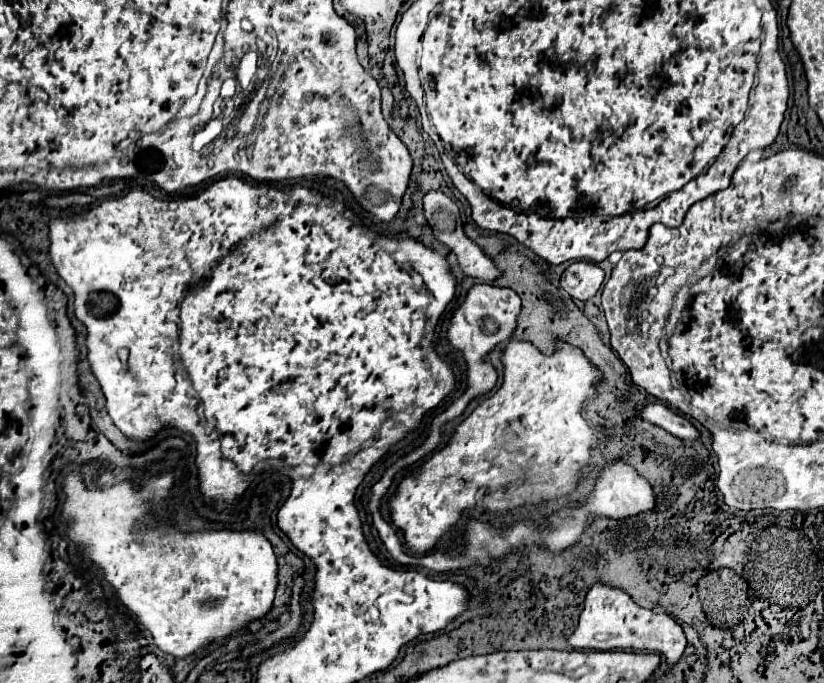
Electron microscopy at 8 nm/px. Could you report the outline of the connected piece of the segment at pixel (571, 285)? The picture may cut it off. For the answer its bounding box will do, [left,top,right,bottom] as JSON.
[561,262,605,300]

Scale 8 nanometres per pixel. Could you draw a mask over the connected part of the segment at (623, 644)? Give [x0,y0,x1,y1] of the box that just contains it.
[567,582,685,664]

